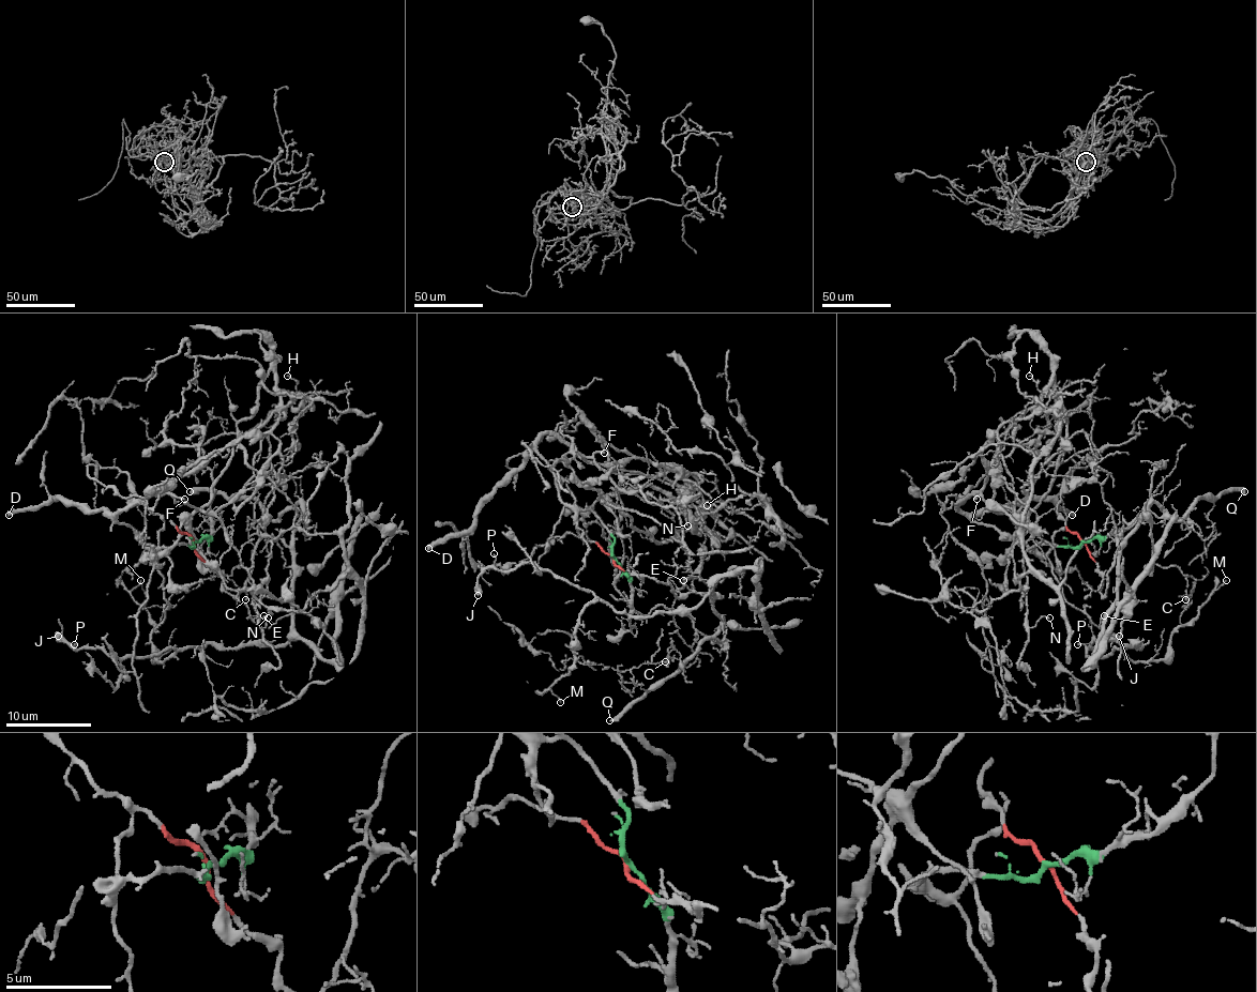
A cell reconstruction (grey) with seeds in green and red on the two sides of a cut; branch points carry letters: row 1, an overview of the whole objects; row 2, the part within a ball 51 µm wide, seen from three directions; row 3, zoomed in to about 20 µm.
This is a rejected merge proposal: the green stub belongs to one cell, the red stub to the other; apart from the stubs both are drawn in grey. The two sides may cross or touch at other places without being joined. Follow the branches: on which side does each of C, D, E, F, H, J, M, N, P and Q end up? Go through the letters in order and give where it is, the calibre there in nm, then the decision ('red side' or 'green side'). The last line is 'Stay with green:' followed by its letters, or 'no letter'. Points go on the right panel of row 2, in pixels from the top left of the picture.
C: at (1185, 599); 100 nm thick; red side
D: at (1072, 515); 440 nm thick; green side
E: at (1104, 615); 140 nm thick; red side
F: at (977, 499); 180 nm thick; green side
H: at (1029, 376); 100 nm thick; green side
J: at (1119, 636); 320 nm thick; red side
M: at (1226, 580); 150 nm thick; red side
N: at (1049, 617); 120 nm thick; green side
P: at (1077, 644); 120 nm thick; red side
Q: at (1244, 491); 400 nm thick; red side
Stay with green: D, F, H, N

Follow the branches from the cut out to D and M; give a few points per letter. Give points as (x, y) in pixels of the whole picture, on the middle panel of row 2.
D: (614, 560), (614, 536), (588, 508), (560, 498), (560, 478), (532, 452), (471, 525), (428, 549)
M: (614, 560), (679, 598), (711, 594), (645, 617), (594, 600), (549, 689), (560, 702)

